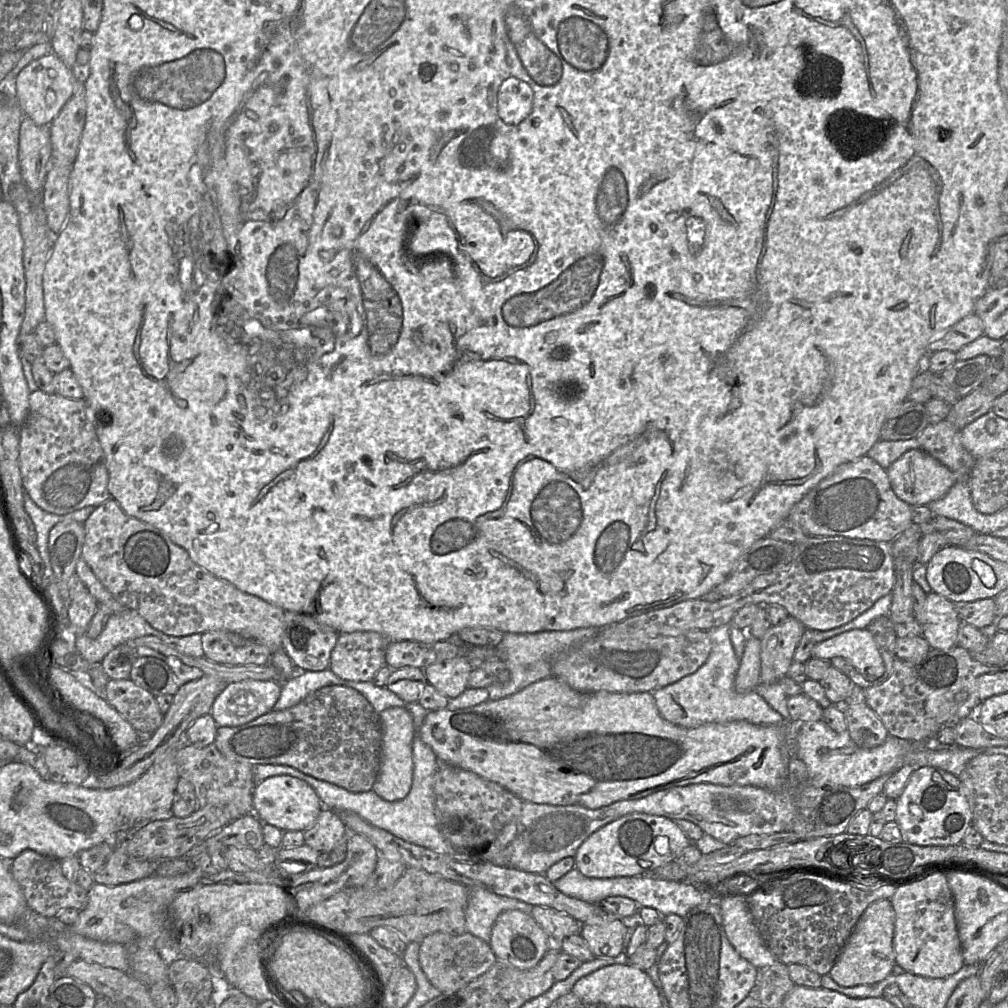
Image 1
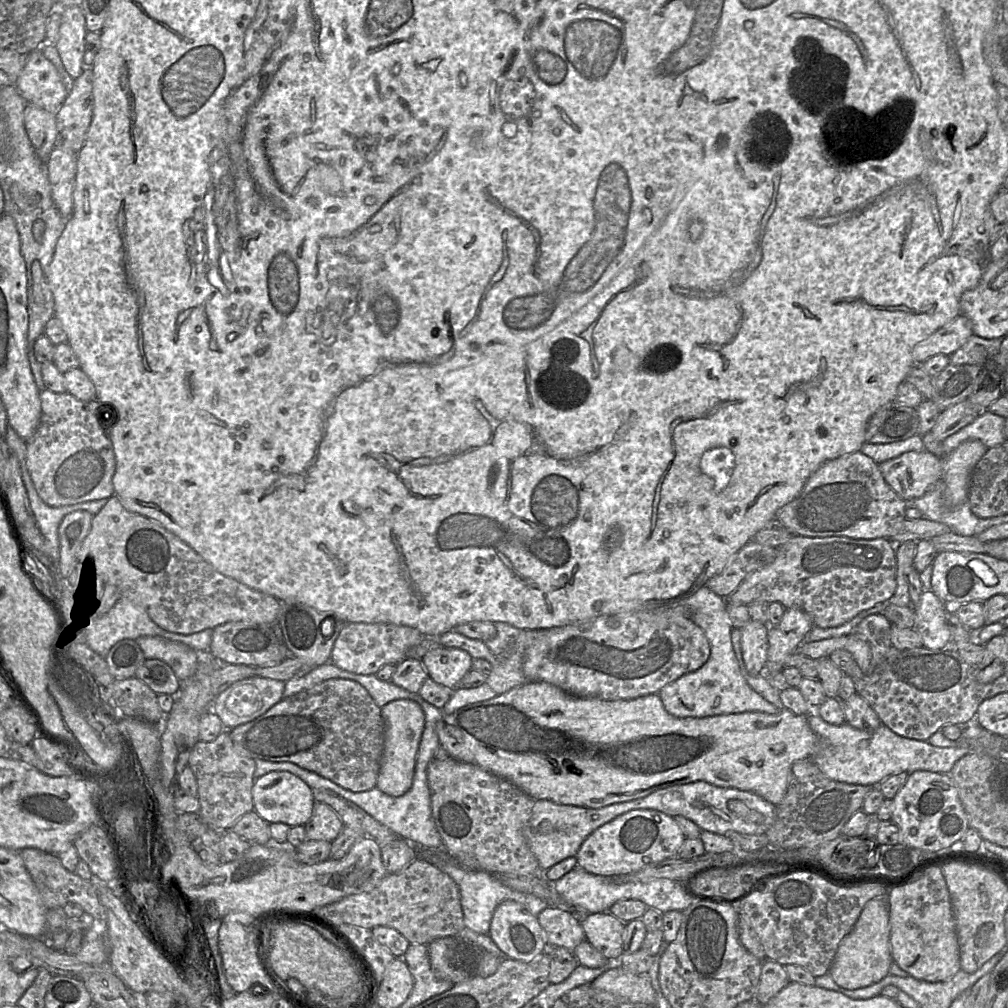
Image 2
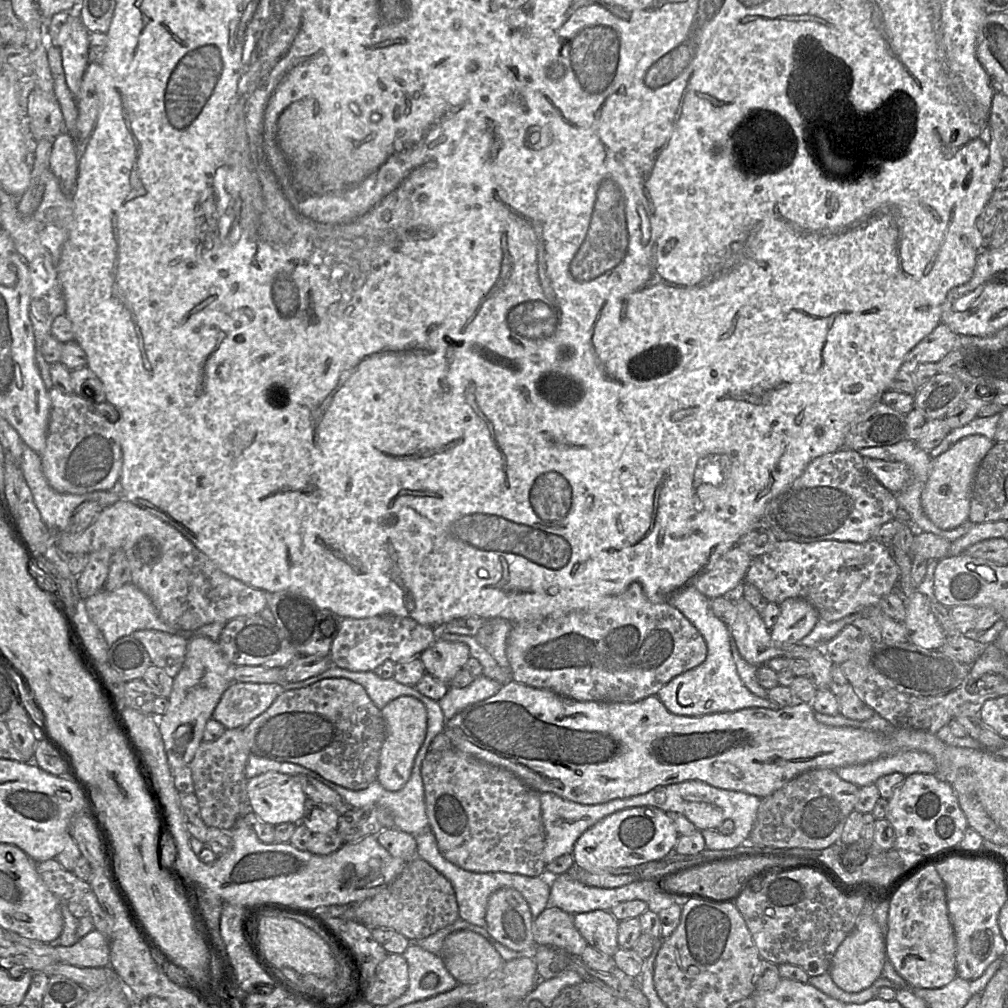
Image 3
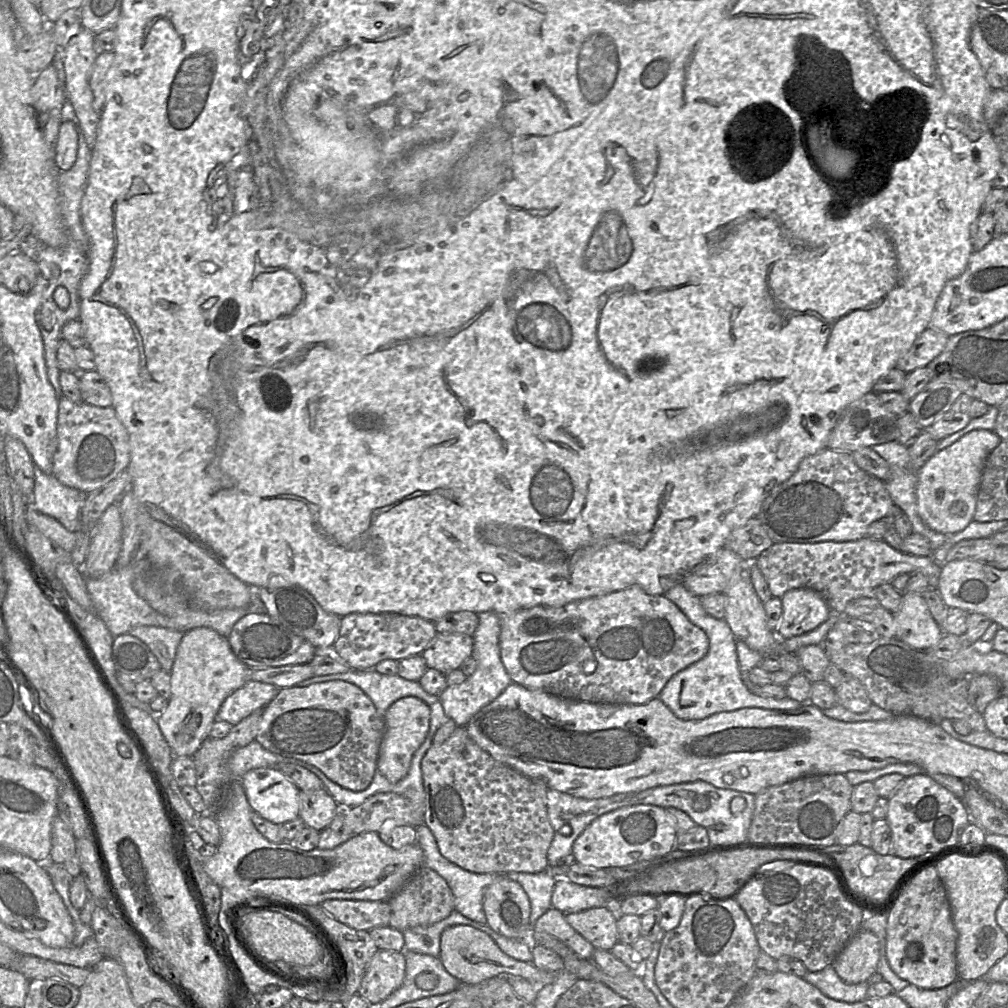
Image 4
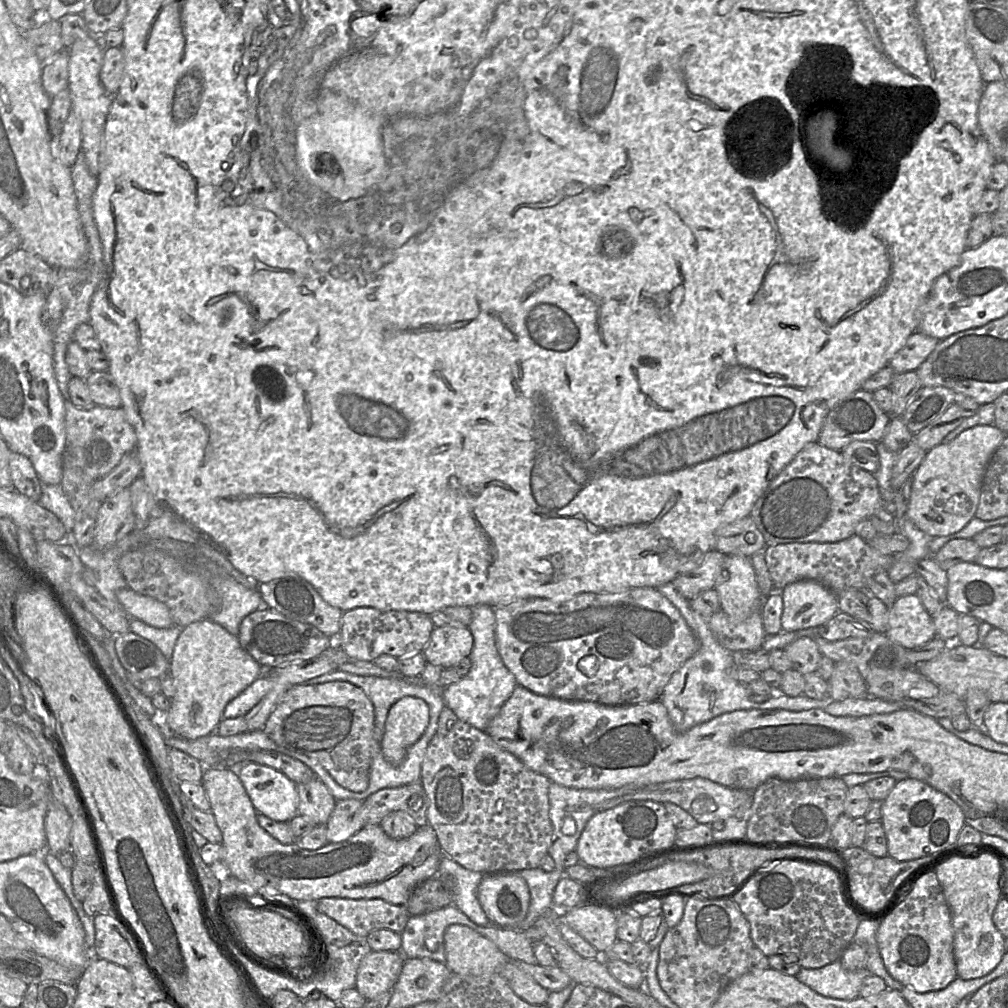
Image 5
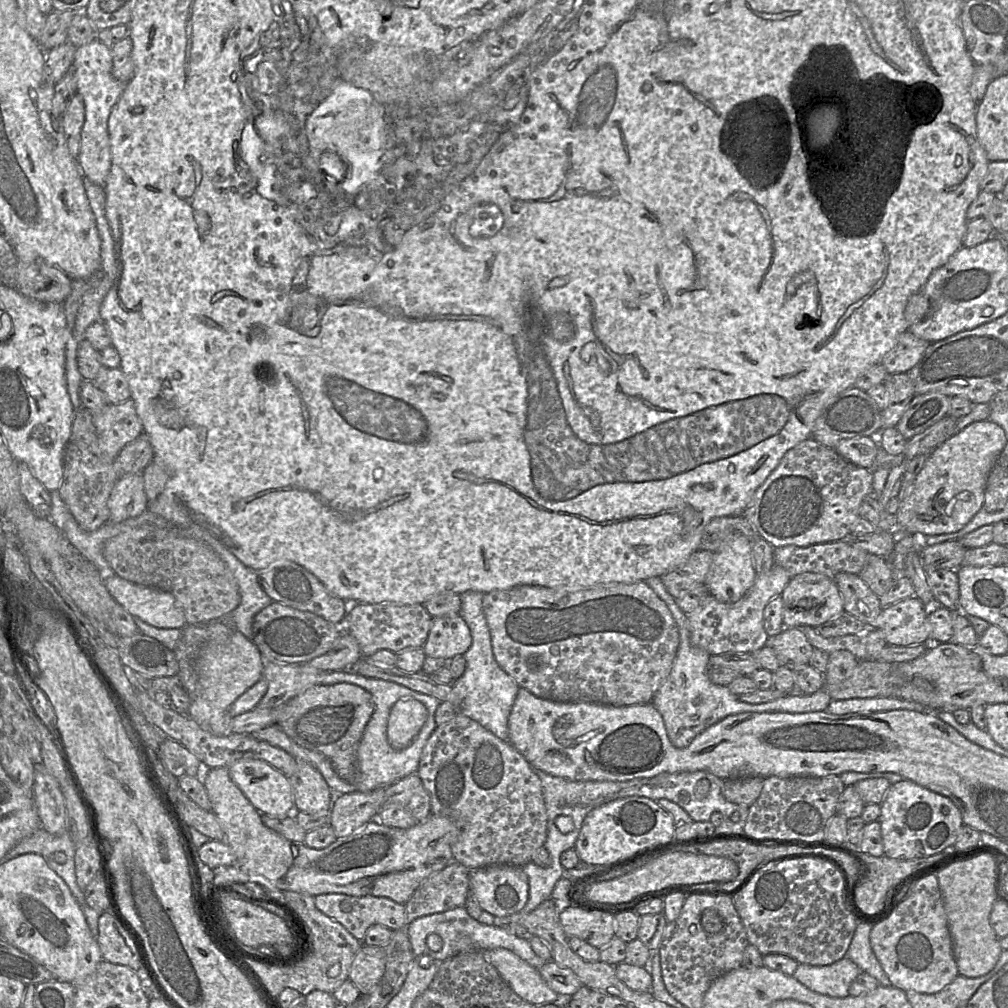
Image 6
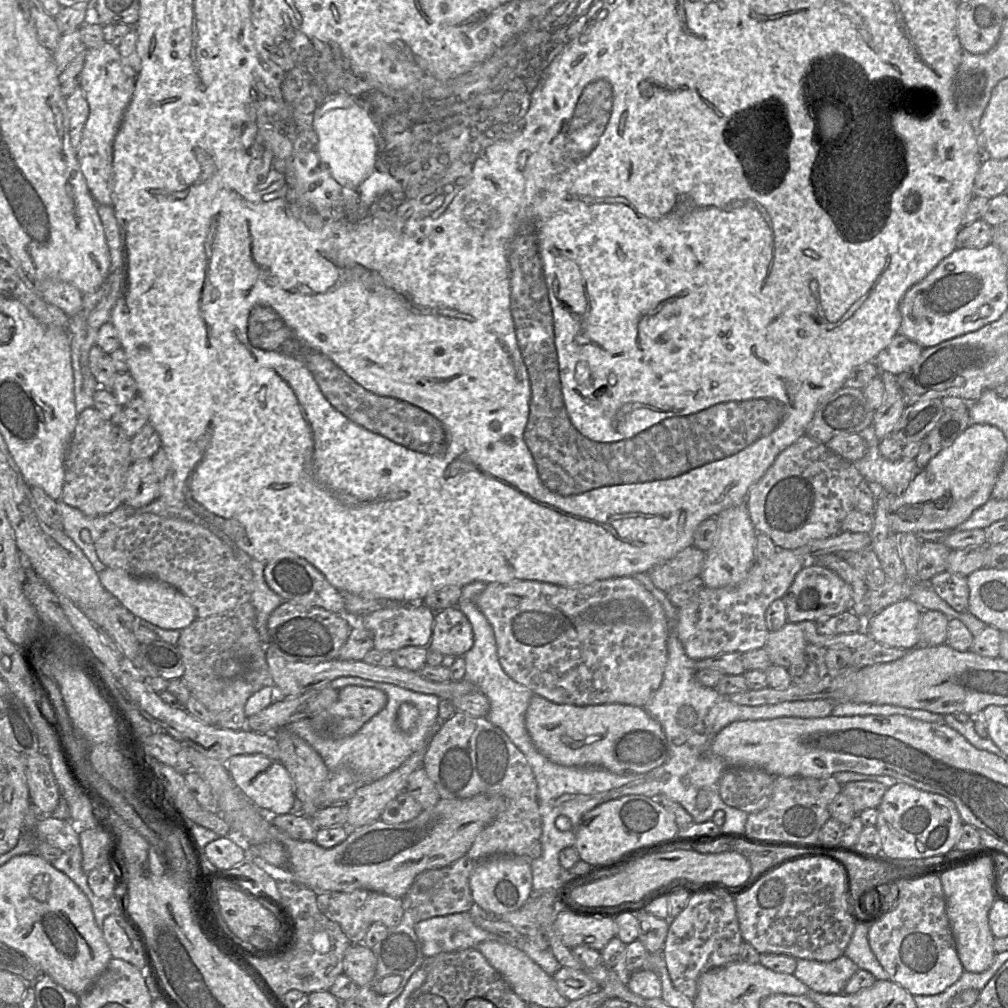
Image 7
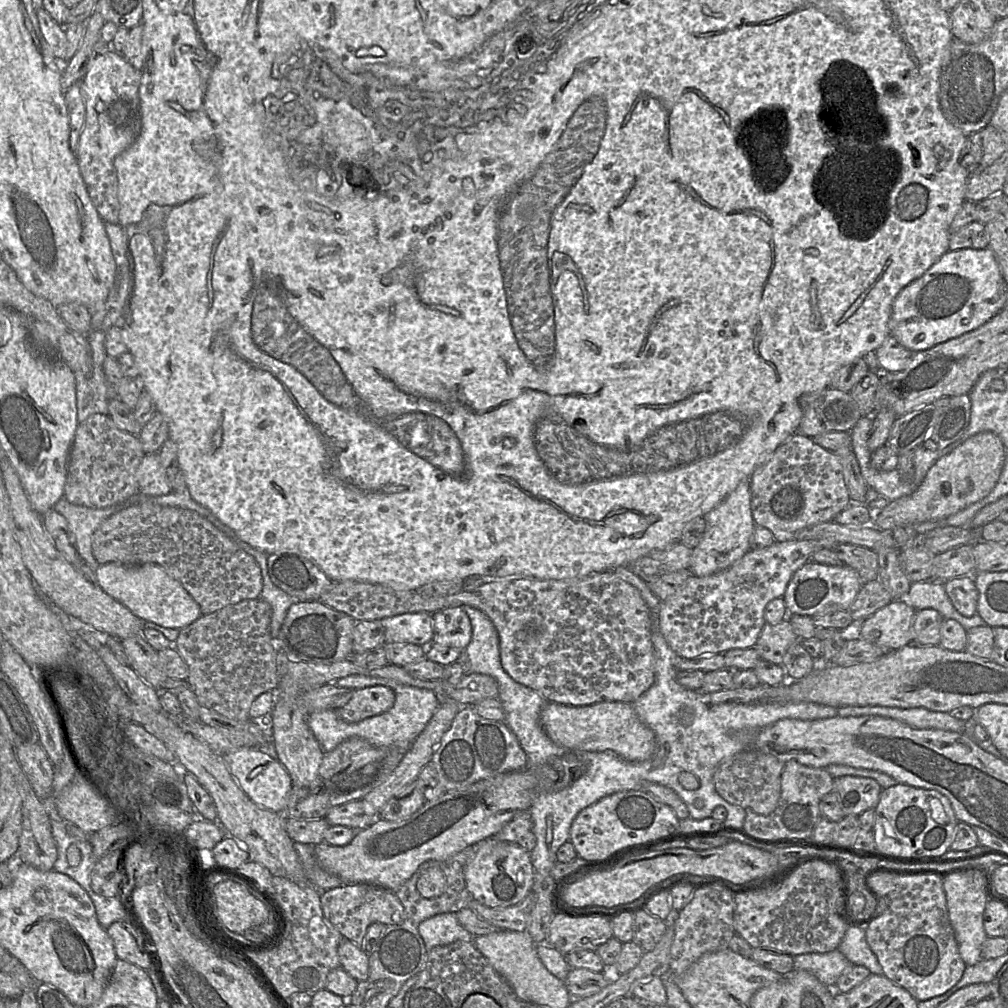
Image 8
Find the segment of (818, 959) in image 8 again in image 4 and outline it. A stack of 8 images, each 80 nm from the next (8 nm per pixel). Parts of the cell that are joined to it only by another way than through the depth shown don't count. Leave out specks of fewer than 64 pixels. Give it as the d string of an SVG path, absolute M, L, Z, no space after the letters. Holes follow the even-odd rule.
M832 965L819 972L807 971L803 979L819 989L825 996L846 1003L854 1003L866 999L866 992L869 986L884 981L882 975L876 972L867 981L847 984L840 979Z

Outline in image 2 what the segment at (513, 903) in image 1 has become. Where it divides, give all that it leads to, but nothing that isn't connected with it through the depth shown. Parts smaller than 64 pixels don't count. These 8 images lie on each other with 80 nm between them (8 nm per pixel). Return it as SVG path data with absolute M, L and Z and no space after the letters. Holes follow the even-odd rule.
M448 854L434 855L432 861L429 861L437 866L442 872L450 876L457 884L460 892L460 900L465 926L477 934L486 935L489 933L490 923L496 907L506 900L512 900L523 904L526 909L535 917L547 908L547 904L540 898L524 894L507 887L499 876L483 871L469 870L457 864Z

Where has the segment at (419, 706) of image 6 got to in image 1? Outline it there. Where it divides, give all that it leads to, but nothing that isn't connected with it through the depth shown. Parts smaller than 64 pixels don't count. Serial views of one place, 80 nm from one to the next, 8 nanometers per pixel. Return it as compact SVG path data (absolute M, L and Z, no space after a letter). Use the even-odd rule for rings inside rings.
M390 707L380 714L382 726L381 761L372 791L387 801L399 801L410 792L413 780L413 718L402 707Z

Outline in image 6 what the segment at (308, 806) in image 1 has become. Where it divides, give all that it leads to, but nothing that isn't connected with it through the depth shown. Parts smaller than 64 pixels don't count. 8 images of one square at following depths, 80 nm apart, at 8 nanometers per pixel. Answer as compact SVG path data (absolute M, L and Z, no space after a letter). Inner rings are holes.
M241 759L229 767L229 773L234 783L261 814L271 817L295 817L298 813L290 779L266 761Z

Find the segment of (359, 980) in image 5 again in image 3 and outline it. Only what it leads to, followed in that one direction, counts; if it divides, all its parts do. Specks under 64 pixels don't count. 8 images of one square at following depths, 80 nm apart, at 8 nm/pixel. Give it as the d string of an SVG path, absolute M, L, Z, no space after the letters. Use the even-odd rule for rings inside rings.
M388 953L378 964L372 981L366 982L359 995L374 1006L384 1006L403 995L409 985L409 966L403 954Z

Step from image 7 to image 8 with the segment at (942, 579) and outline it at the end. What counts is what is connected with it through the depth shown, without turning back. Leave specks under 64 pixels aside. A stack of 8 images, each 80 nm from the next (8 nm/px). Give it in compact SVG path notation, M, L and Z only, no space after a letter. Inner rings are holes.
M974 575L959 576L943 583L956 610L965 617L977 614L978 590Z

